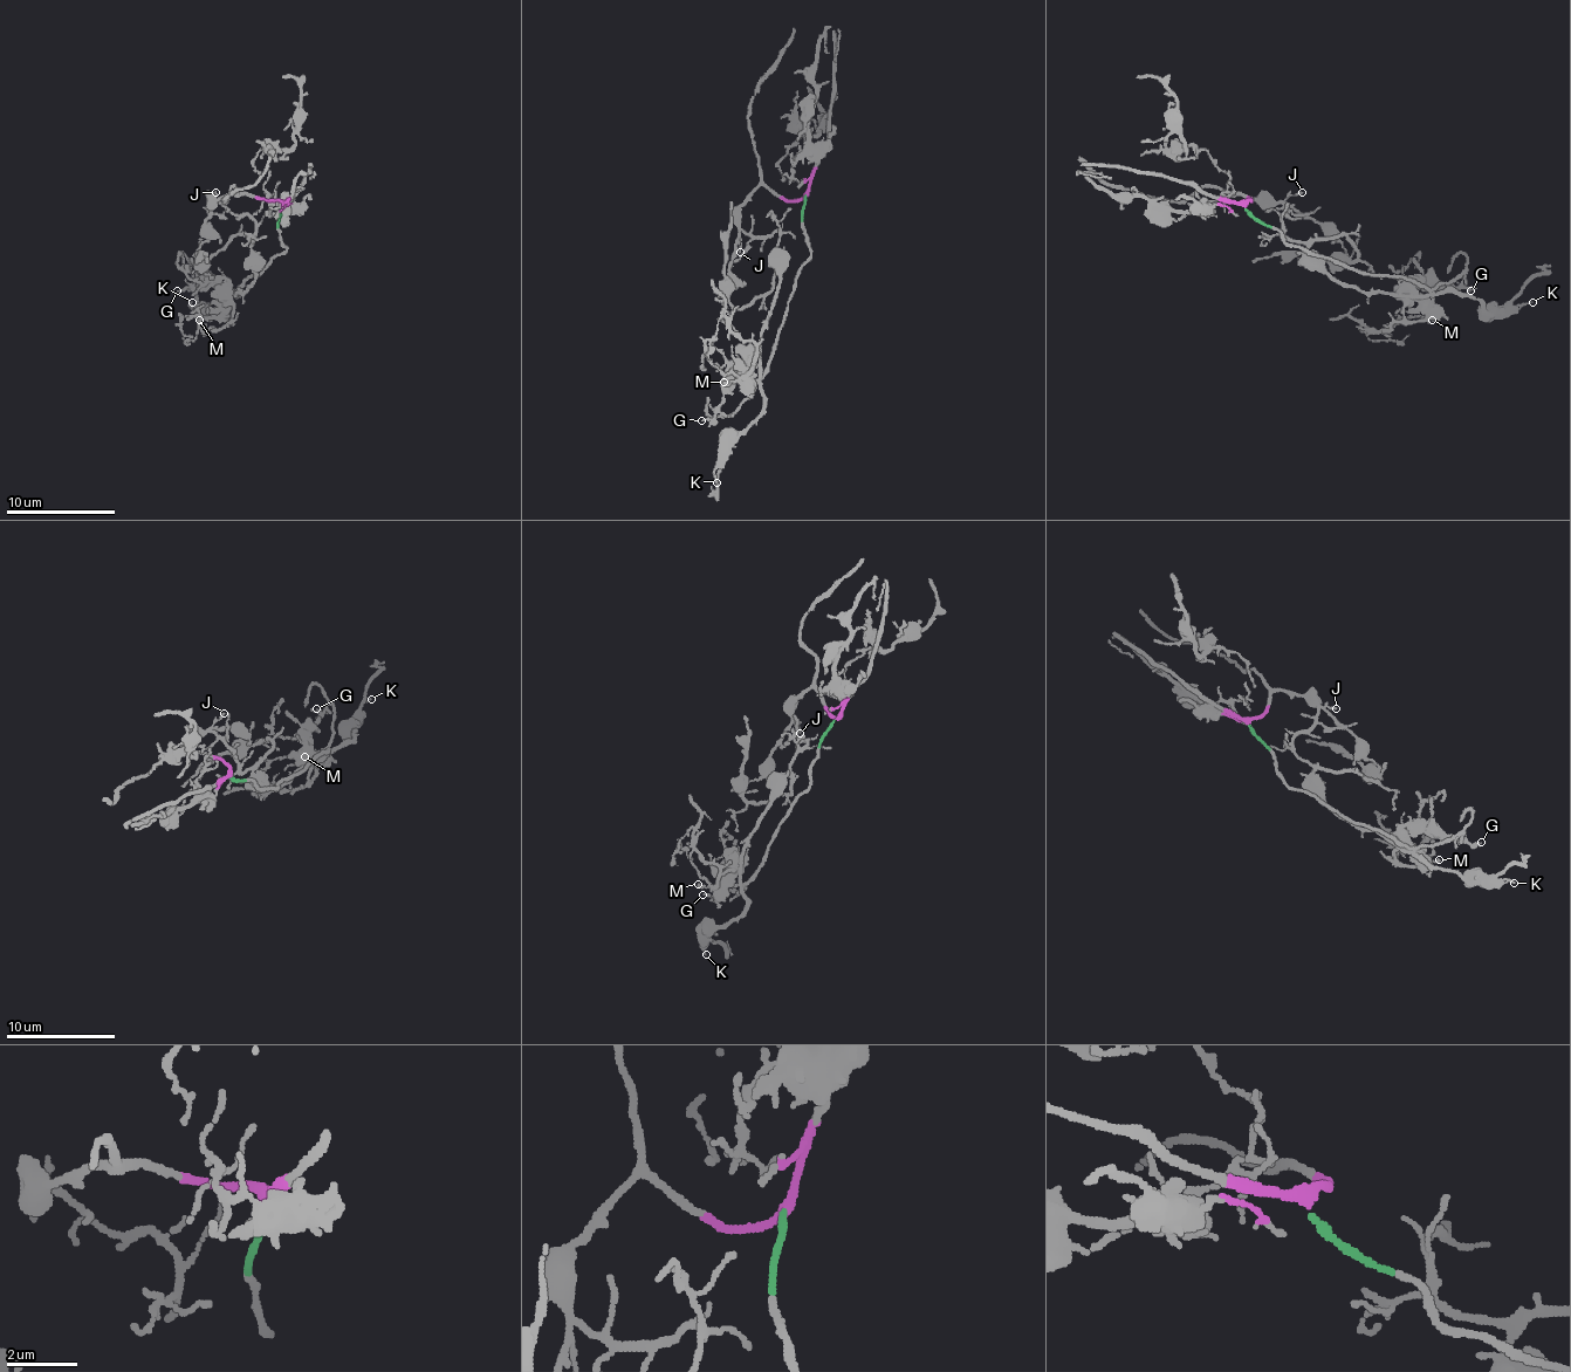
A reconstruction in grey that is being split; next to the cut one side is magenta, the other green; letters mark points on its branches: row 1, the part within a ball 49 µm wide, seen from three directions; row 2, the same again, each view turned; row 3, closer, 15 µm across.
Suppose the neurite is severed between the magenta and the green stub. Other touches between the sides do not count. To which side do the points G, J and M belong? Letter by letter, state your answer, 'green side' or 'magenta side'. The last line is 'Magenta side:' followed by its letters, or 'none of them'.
G: green side
J: magenta side
M: green side
Magenta side: J

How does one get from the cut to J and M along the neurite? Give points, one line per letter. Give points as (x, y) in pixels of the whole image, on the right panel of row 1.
J: (1246, 208), (1250, 200), (1234, 194), (1287, 200), (1303, 191)
M: (1246, 208), (1270, 225), (1284, 241), (1328, 260), (1377, 276), (1418, 282), (1432, 295), (1432, 320)

